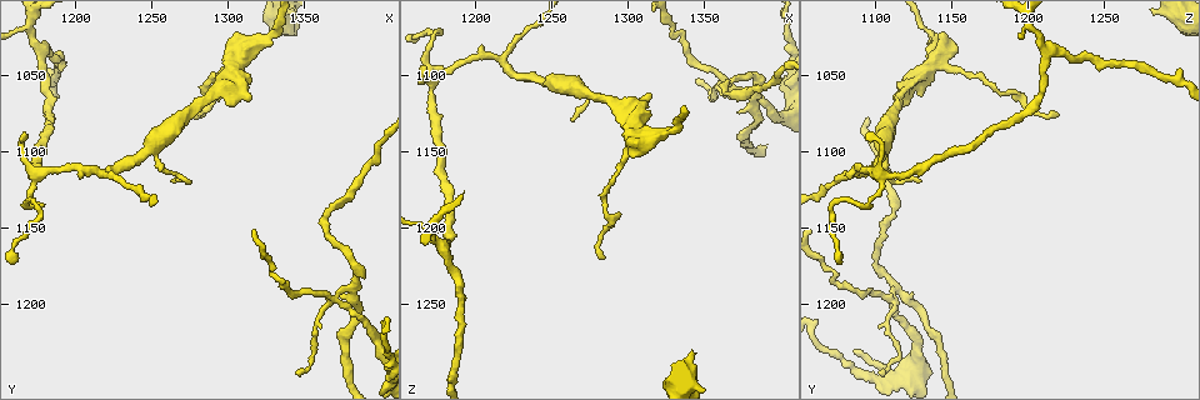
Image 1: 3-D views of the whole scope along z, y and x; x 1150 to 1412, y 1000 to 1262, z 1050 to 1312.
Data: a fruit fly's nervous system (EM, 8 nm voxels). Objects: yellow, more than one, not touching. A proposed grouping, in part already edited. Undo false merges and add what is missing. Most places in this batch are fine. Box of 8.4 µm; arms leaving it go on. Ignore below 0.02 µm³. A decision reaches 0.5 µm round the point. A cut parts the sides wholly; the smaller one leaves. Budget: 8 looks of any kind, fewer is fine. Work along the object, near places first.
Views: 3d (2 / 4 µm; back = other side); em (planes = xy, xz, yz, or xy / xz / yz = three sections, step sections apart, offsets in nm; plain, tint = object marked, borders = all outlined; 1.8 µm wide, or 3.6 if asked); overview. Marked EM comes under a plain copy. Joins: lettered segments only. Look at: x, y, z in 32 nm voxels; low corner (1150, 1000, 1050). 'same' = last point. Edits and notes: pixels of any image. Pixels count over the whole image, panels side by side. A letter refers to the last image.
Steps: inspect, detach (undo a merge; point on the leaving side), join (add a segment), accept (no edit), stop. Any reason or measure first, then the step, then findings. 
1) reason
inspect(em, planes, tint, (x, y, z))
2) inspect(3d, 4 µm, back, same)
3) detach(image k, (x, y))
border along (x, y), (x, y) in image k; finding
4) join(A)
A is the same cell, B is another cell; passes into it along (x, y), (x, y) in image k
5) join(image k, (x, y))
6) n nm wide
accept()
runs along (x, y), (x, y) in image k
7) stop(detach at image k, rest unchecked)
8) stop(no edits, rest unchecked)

an open end
inspect(em, yz, step 4, tint, (1316, 1064, 1112))

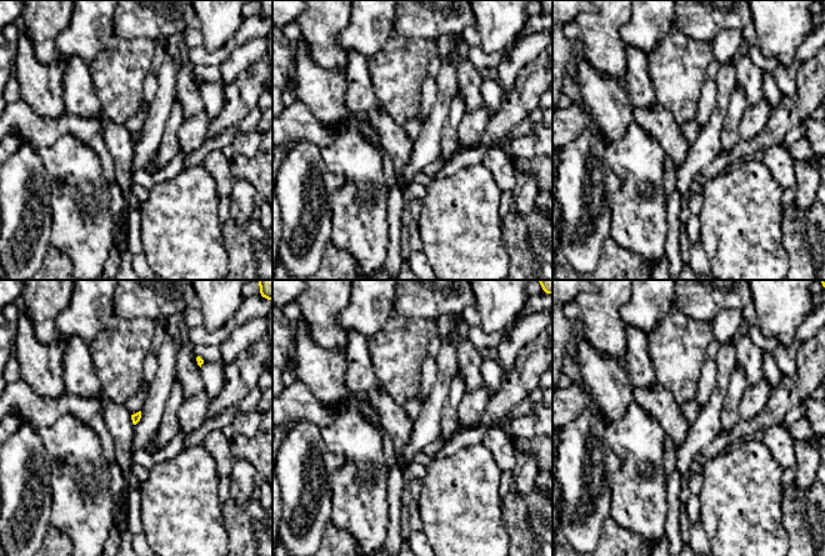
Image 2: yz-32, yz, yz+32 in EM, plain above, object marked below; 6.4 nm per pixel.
inspect(em, xz, step 16, borders, same)

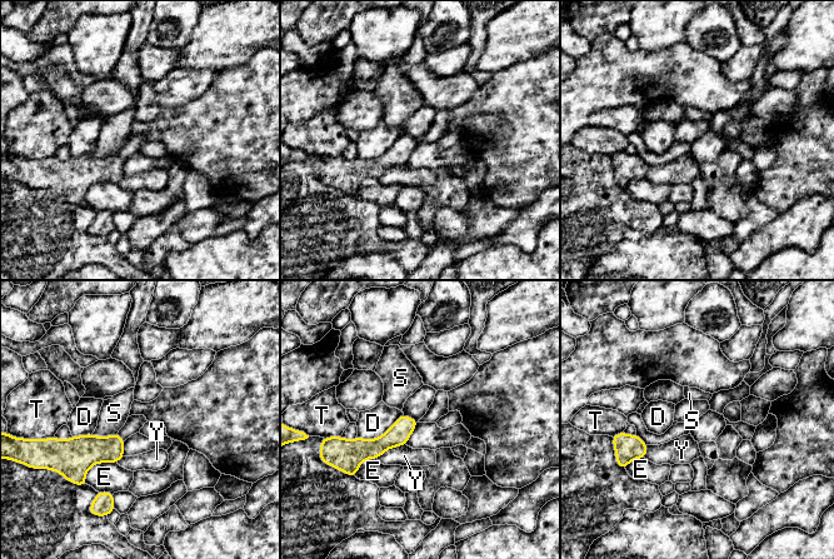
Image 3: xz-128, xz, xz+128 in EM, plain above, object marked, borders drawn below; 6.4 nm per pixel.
140 nm wide
accept()
D, E, S, T and Y are other cells; border along (118, 430), (108, 435), (93, 434) in image 3; no lettered segment goes on from it

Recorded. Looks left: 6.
thick end
inspect(em, planes, borders, (1304, 1030, 1154))

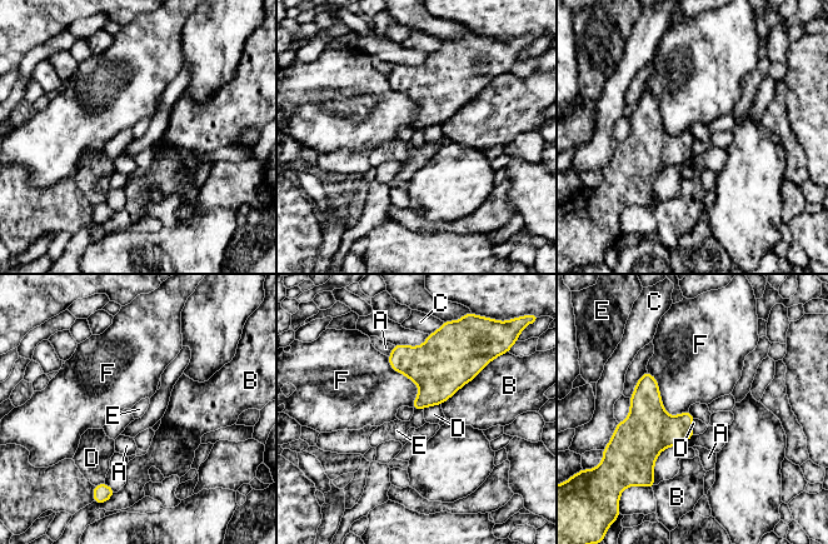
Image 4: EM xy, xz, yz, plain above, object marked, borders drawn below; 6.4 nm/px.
accept()
A, B, C, D, E and F are other cells; no lettered segment goes on from it

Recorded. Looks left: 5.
tapers out
inspect(em, planes, tint, (1284, 1076, 1220))

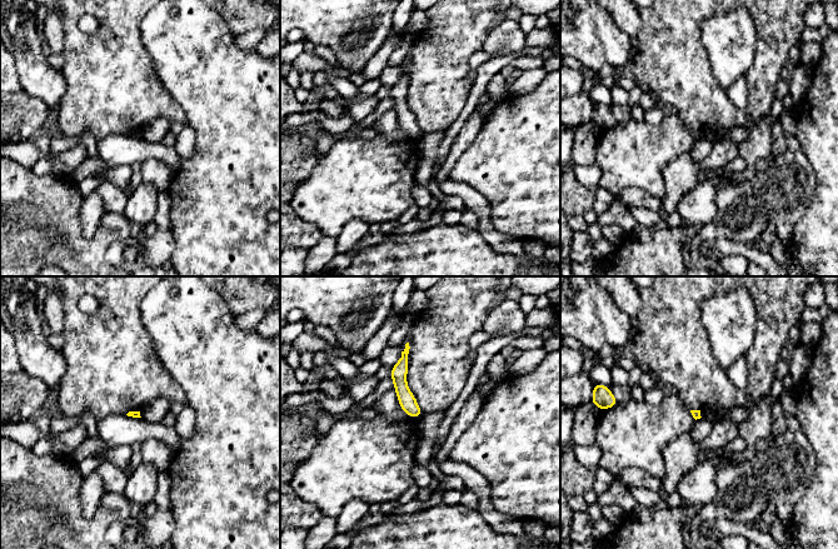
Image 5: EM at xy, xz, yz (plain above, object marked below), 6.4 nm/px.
see the neighbours
inspect(em, planes, borders, same)

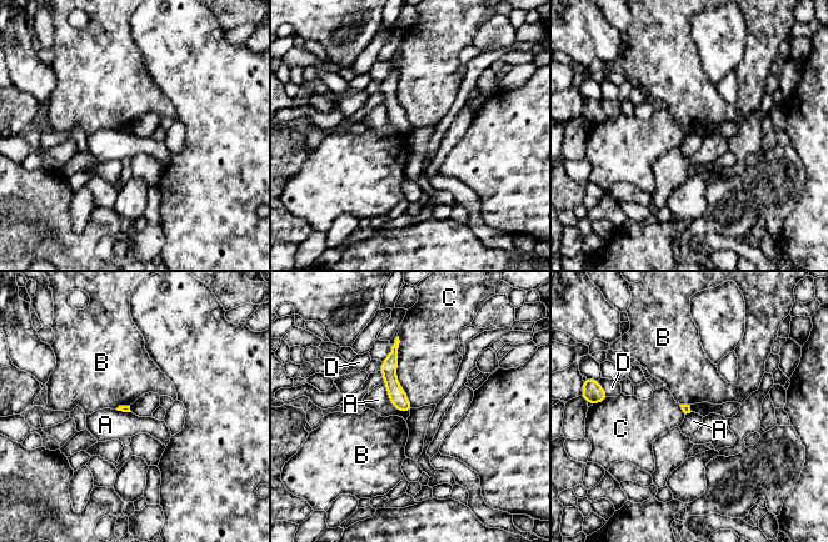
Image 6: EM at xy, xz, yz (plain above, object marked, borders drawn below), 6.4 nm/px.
accept()
A, B, C and D are other cells; border along (383, 384), (389, 401), (409, 412) in image 6; none of them fits

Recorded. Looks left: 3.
stop(no edits, rest unchecked)

